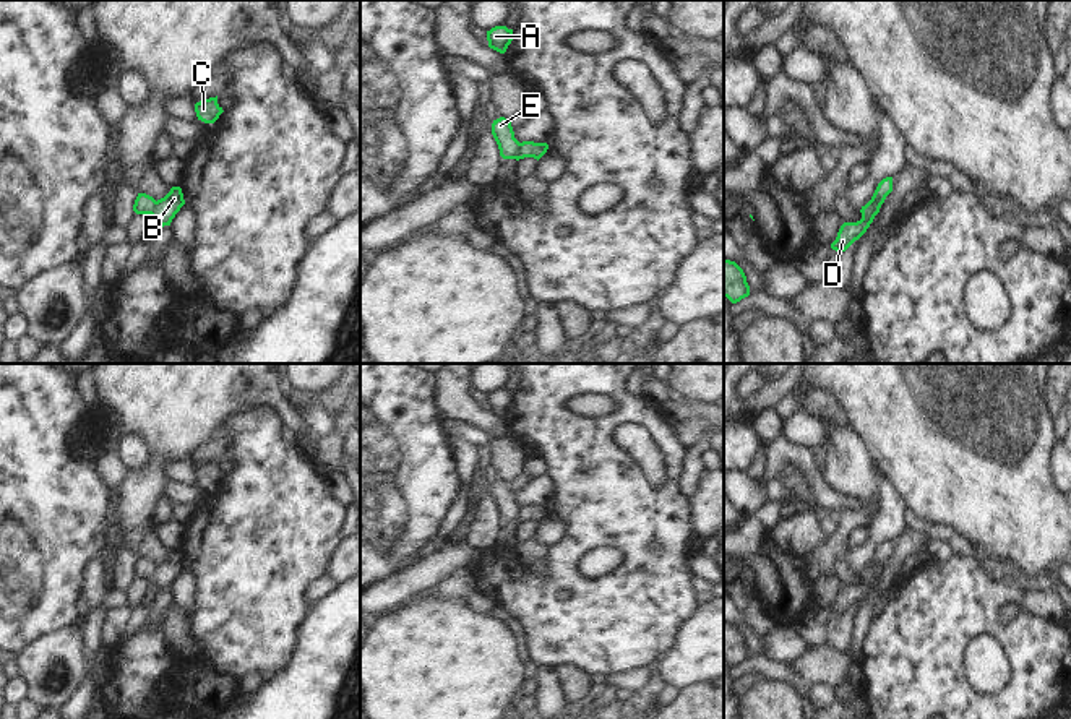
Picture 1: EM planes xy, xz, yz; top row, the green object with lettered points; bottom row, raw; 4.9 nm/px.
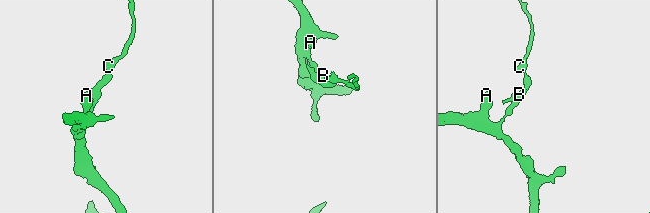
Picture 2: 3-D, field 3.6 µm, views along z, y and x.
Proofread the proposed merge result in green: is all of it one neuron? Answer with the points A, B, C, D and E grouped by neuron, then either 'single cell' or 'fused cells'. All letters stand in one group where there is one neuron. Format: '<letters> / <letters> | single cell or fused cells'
A B D / C E | fused cells

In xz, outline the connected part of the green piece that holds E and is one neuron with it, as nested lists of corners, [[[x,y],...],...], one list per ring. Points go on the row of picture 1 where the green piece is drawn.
[[[500,117],[492,123],[492,135],[503,159],[519,161],[519,141],[514,138],[511,120]]]

